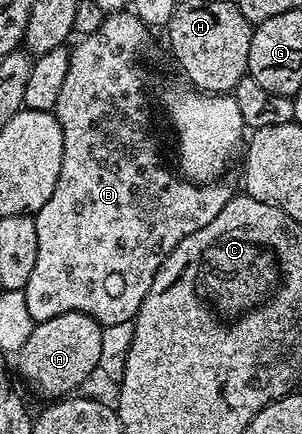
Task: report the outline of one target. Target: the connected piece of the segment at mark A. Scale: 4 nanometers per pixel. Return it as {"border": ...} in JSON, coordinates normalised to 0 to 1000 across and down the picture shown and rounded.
{"border":[[[228,717],[215,726],[175,726],[113,753],[83,795],[56,811],[63,859],[156,919],[209,919],[245,908],[328,850],[334,776],[344,751],[295,726]]]}

